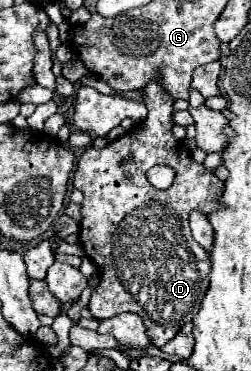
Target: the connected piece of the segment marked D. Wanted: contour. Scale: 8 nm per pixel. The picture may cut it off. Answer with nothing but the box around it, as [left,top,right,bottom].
[73,80,223,348]

